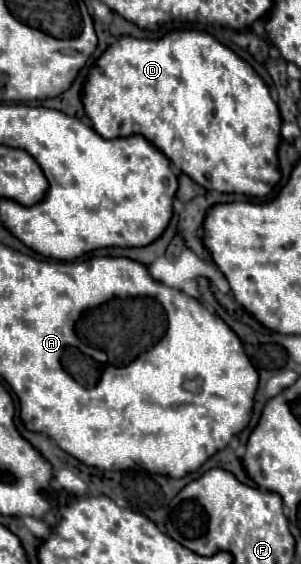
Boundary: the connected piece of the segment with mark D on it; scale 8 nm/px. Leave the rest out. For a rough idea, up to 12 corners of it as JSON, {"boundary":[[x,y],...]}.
{"boundary":[[202,31],[90,69],[102,137],[142,135],[220,193],[282,179],[262,77]]}

